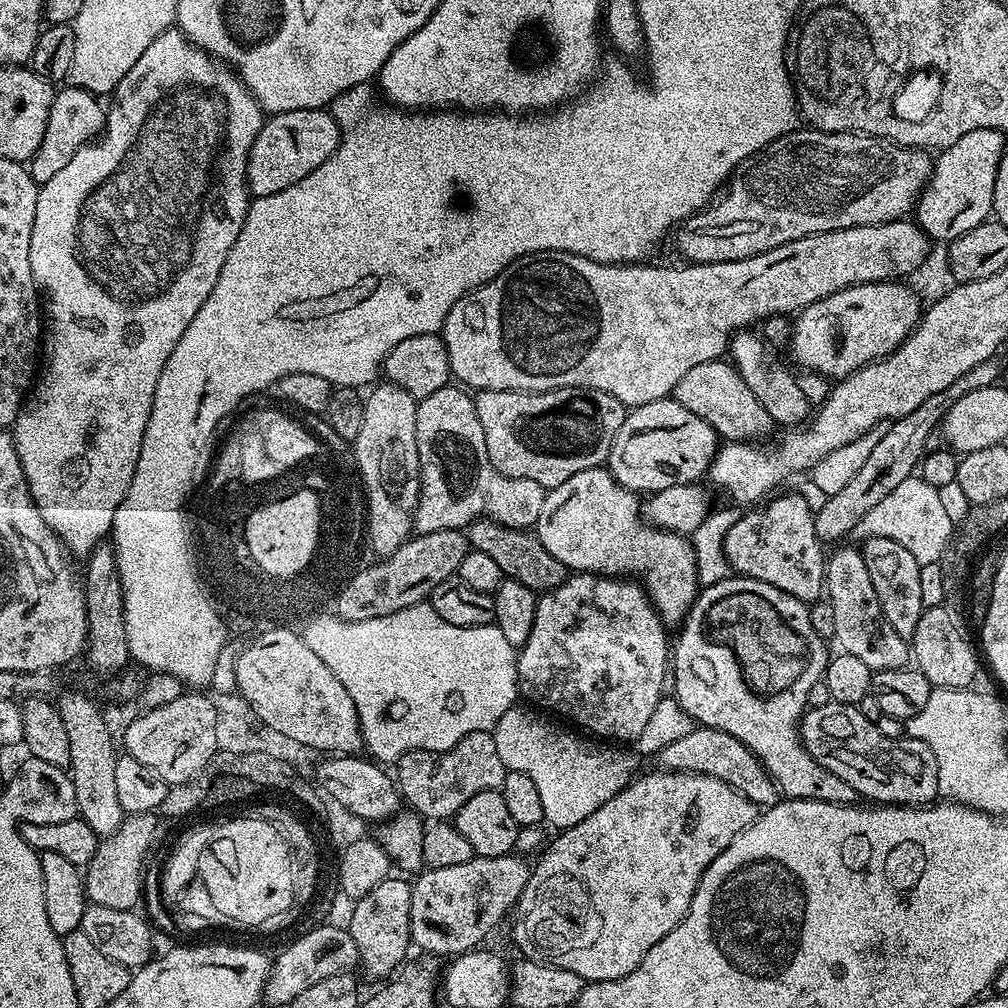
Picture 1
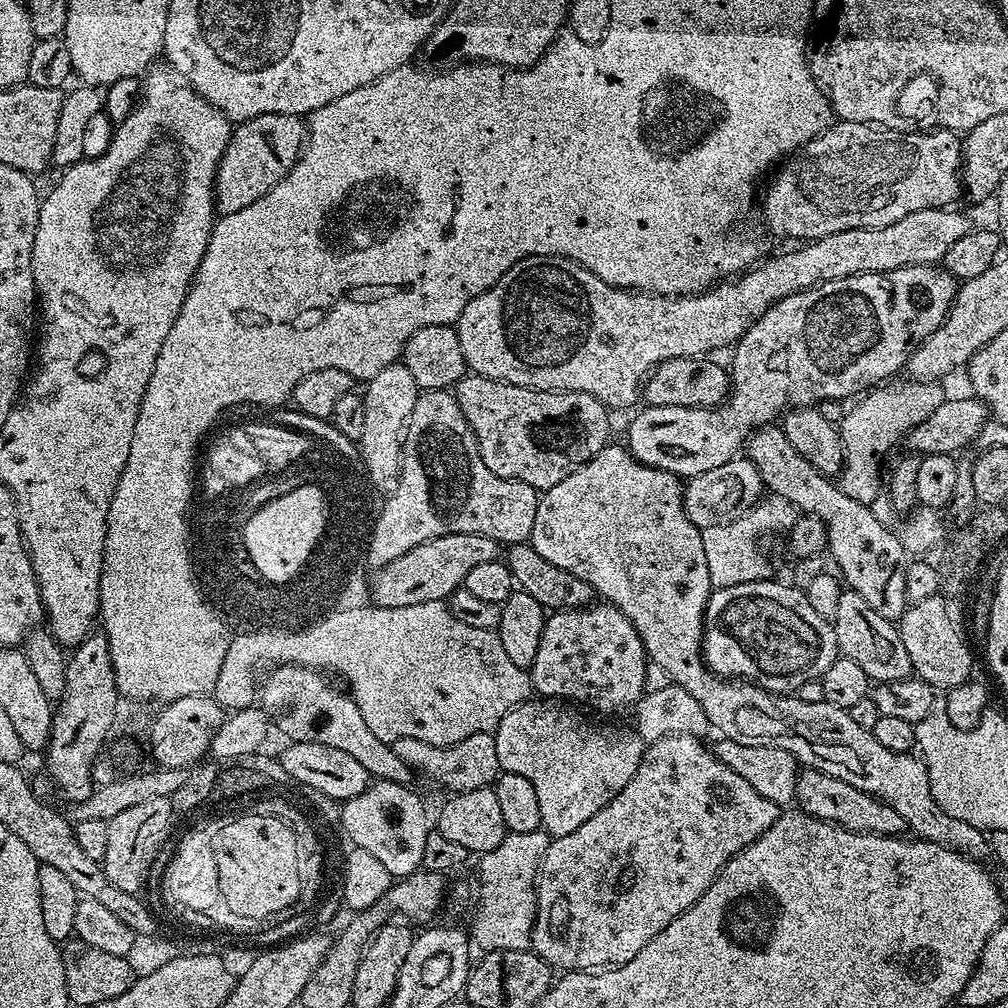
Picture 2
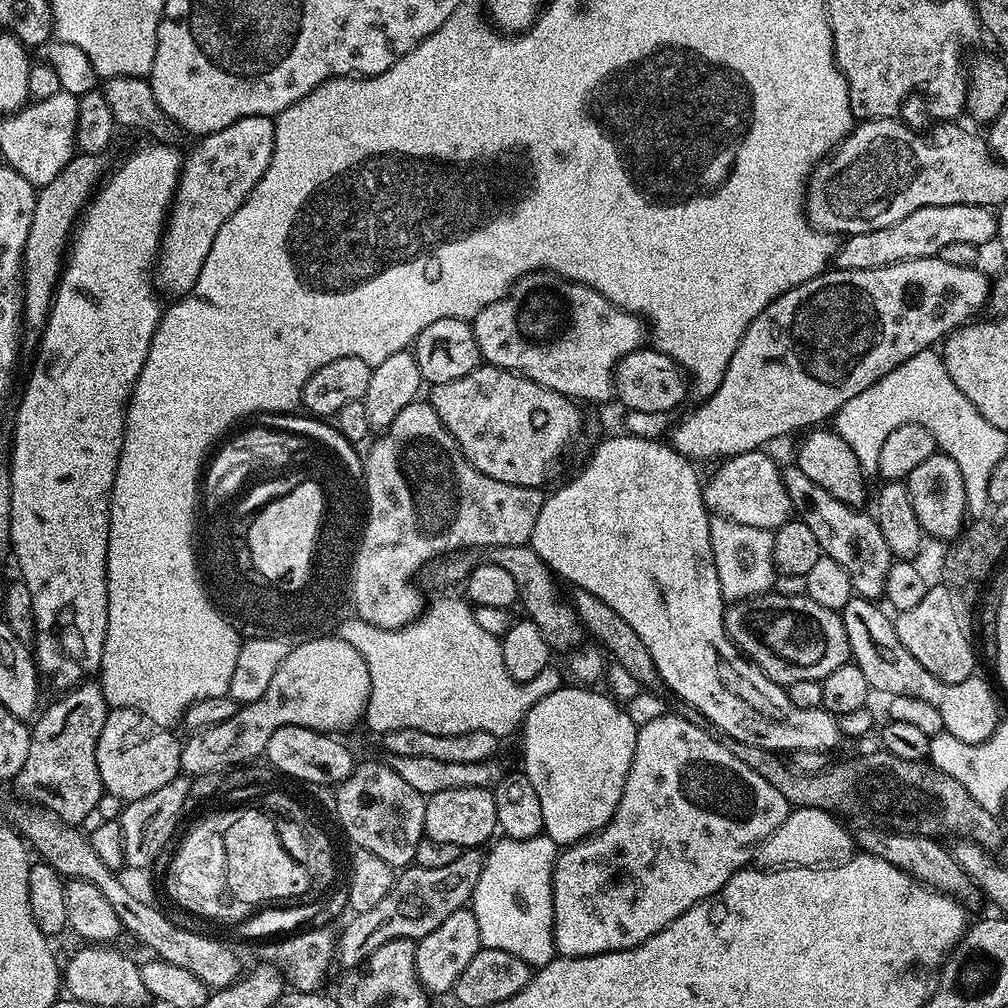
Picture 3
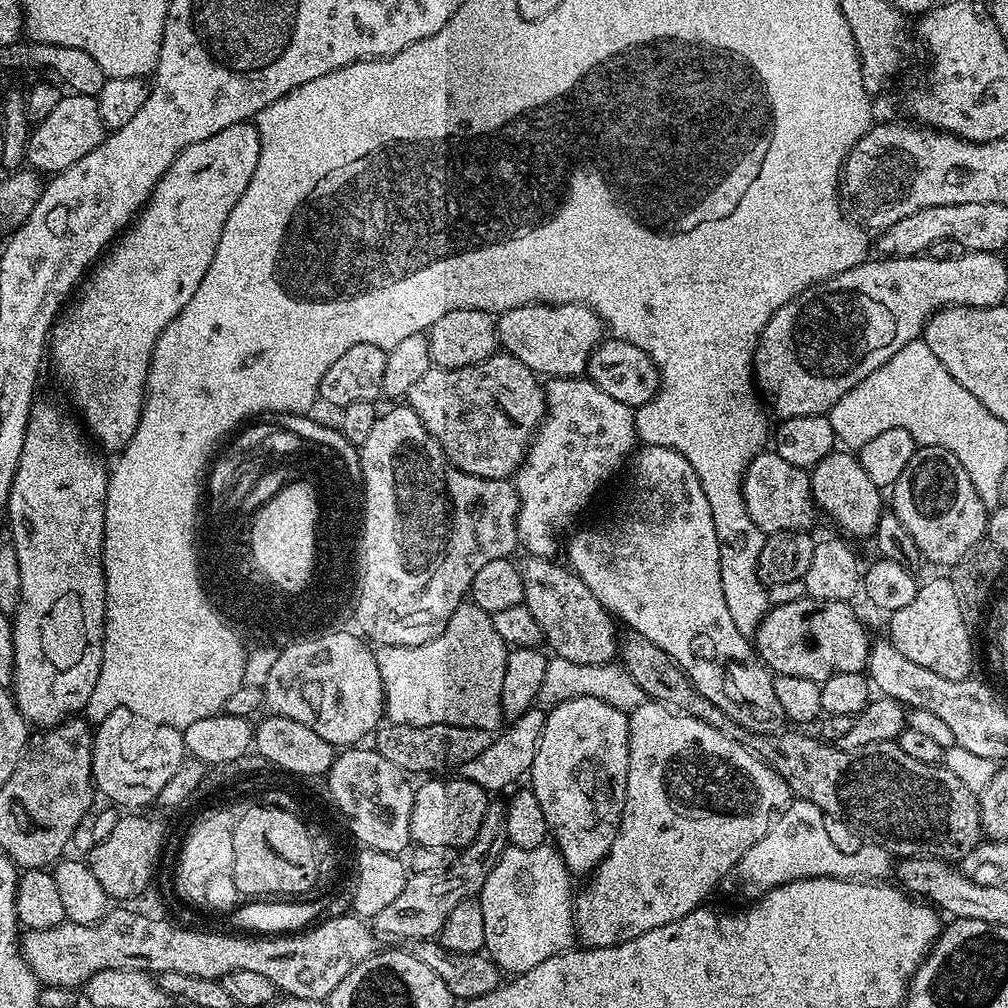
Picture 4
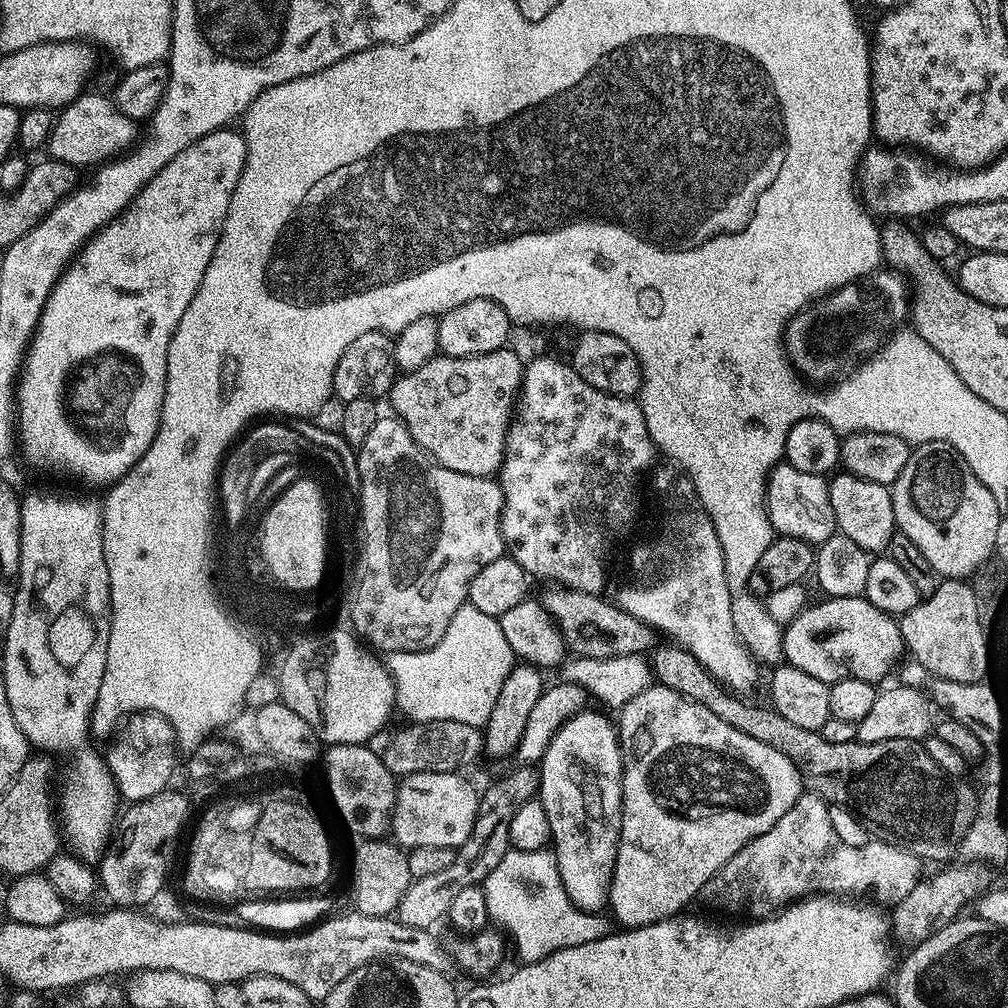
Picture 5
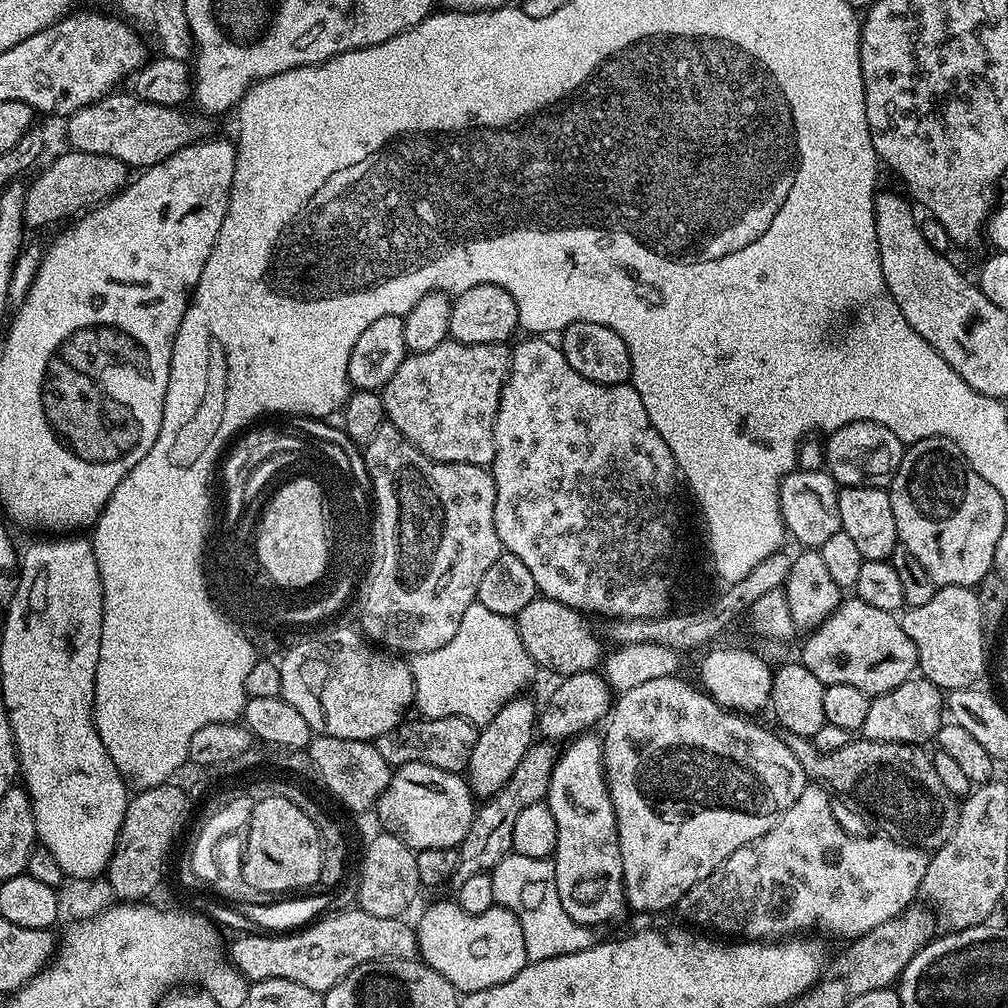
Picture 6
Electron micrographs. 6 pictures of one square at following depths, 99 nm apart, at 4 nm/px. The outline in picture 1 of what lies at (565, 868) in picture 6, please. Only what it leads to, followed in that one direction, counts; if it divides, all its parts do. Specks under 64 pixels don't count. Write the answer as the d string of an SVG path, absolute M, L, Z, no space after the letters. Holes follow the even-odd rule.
M514 706L506 710L502 718L498 718L492 732L494 742L498 746L498 758L502 758L507 771L534 778L534 786L538 789L542 801L544 819L549 825L552 823L556 830L578 826L578 822L590 818L590 814L594 814L598 806L610 802L614 794L618 794L627 784L632 783L638 772L637 757L624 749L627 747L597 742L575 731L567 732L566 729L543 720L548 719L543 715L527 707L520 707Z

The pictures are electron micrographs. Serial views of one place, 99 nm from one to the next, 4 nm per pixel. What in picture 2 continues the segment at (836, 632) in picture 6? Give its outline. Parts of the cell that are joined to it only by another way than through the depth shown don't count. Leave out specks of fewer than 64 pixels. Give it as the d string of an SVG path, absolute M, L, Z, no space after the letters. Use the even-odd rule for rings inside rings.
M775 578L766 580L755 580L754 582L742 582L738 586L726 586L725 588L715 589L712 597L708 599L708 605L704 611L704 638L702 641L702 651L704 662L713 673L719 674L724 678L747 678L755 682L767 692L778 692L781 694L792 694L802 682L807 680L818 680L823 676L824 671L838 658L838 649L836 646L836 630L833 621L822 618L822 614L814 611L814 606L810 606L808 593L803 587L793 586L791 583L779 584Z

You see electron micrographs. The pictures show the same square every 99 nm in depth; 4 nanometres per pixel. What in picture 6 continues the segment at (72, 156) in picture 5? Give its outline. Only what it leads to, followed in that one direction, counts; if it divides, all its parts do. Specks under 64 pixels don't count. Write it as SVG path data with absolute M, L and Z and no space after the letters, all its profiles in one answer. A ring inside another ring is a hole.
M109 94L98 102L67 117L68 140L73 149L86 154L106 154L118 158L129 169L143 170L170 158L178 150L211 137L212 124L207 115L195 111L183 112L183 107L167 108L161 104L151 104L137 100L131 94L116 96Z

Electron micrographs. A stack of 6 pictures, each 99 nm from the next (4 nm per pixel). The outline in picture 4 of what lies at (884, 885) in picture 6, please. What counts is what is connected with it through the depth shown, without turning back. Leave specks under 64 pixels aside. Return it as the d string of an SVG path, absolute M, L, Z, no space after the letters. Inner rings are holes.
M799 798L793 799L787 810L776 817L770 830L766 830L766 834L762 838L758 838L758 842L754 842L754 846L750 846L750 850L746 850L739 862L736 863L734 877L736 876L737 886L746 895L752 896L748 898L759 898L766 895L770 890L795 880L813 880L825 876L835 880L880 882L893 875L894 856L883 843L871 842L872 844L862 845L857 852L843 852L832 841L832 836L828 833L828 828L824 823L826 823L824 811L818 806L814 806L814 802L806 802Z

